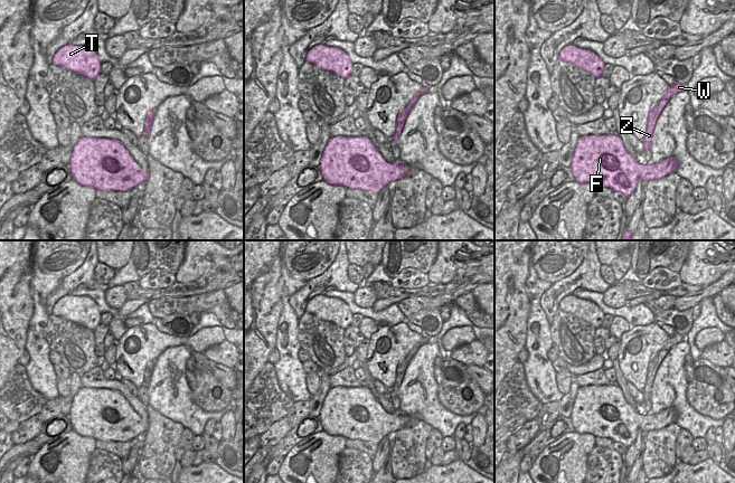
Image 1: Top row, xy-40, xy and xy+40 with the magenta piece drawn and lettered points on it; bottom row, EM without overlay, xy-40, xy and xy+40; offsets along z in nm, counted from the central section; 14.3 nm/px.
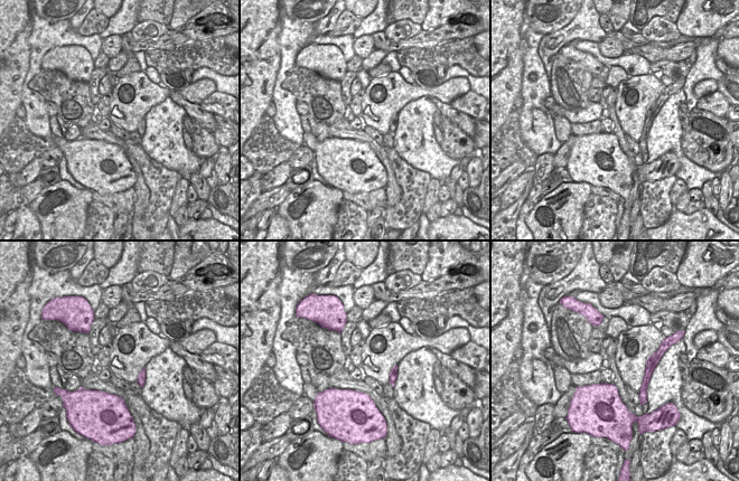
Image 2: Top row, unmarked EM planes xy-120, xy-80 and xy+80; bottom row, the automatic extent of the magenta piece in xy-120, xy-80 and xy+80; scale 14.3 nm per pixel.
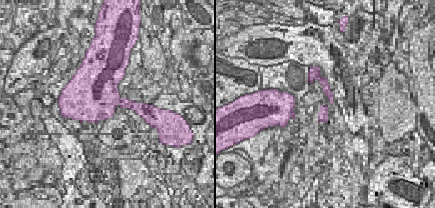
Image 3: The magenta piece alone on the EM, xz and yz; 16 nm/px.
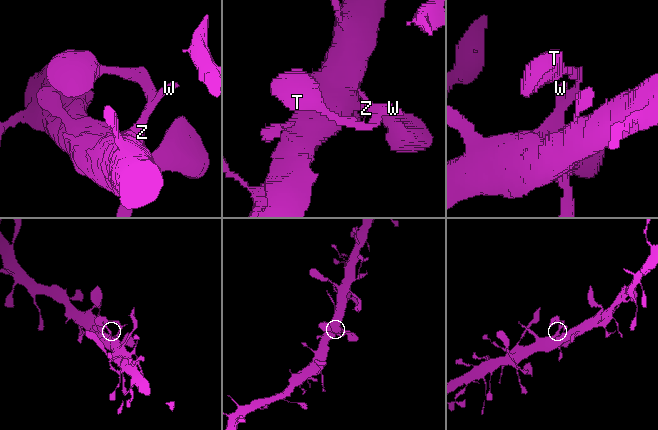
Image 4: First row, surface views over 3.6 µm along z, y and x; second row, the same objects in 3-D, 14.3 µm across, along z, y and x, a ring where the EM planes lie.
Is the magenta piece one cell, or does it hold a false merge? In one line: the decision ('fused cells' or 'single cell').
single cell

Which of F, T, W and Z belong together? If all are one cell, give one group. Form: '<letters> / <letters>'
F T W Z

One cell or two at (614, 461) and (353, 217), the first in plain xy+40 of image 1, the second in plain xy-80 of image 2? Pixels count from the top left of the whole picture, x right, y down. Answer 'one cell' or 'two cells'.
one cell

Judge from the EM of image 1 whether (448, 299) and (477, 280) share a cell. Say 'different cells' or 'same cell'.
same cell

